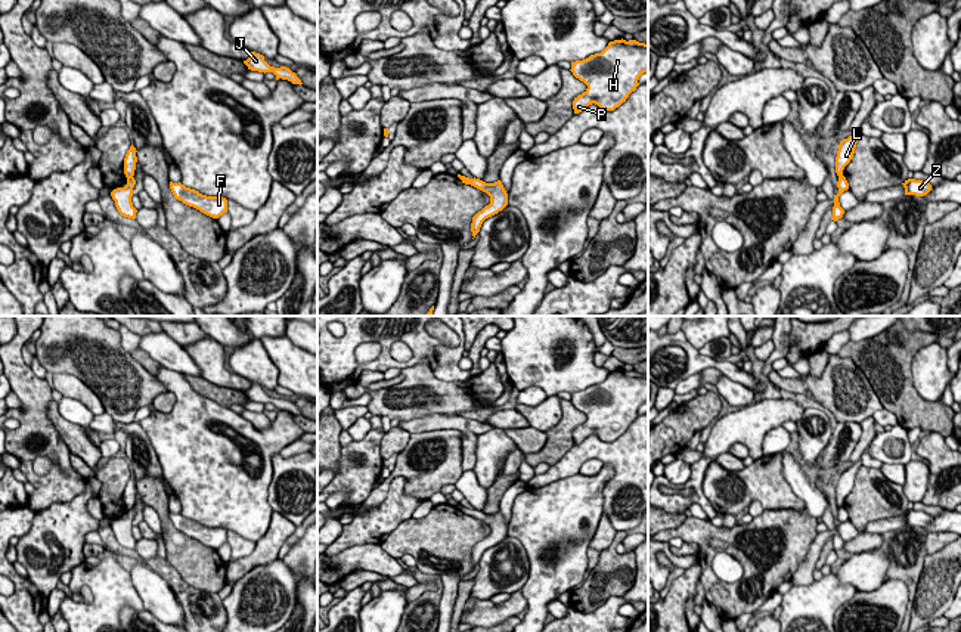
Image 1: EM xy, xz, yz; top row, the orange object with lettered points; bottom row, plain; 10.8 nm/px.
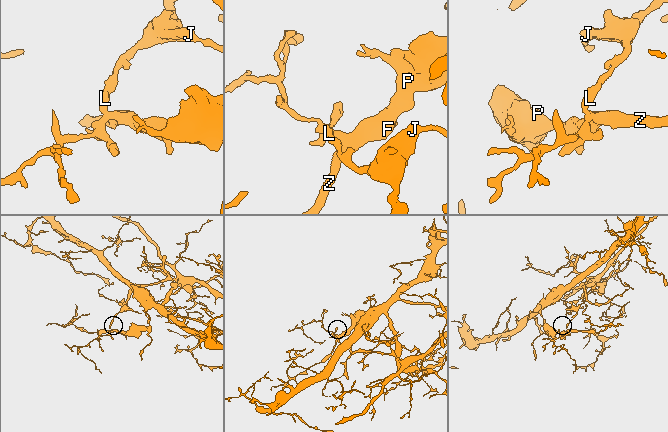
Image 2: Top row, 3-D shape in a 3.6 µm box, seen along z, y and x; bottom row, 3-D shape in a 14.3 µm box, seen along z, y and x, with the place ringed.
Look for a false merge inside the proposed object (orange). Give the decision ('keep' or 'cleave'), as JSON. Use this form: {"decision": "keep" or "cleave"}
{"decision": "cleave"}

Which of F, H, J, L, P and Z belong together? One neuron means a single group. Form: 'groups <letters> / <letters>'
groups F H P Z / J L

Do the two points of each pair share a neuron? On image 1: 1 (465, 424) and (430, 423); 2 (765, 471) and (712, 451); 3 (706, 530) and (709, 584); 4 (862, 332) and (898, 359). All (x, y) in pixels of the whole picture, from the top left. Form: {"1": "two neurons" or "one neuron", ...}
{"1": "one neuron", "2": "two neurons", "3": "one neuron", "4": "two neurons"}

